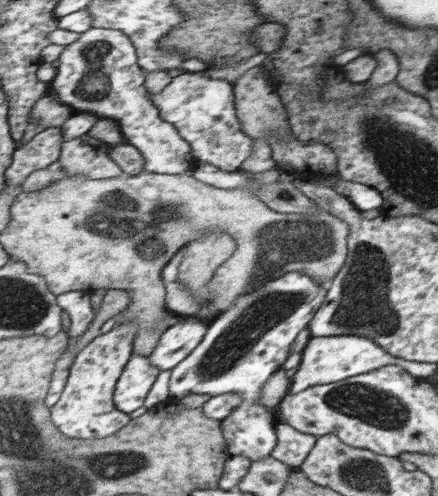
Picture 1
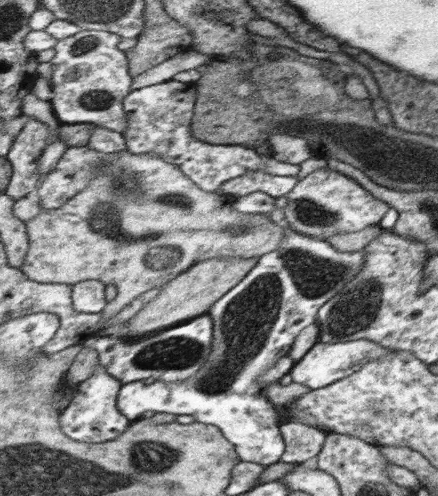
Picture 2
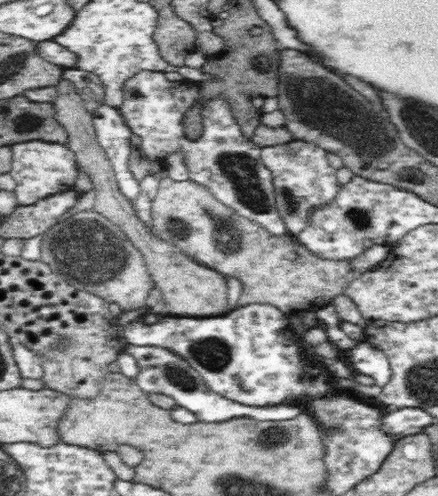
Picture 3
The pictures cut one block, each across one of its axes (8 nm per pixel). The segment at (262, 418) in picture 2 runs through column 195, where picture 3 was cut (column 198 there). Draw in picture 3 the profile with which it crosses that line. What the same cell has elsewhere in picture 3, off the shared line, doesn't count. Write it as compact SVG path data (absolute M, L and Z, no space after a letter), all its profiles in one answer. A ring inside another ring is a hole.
M128 344L126 346L126 354L122 354L118 360L118 366L122 370L124 376L134 378L136 384L144 390L144 392L156 392L156 394L166 394L170 398L176 400L176 406L182 406L190 412L196 414L198 422L204 424L216 424L216 422L226 422L232 418L254 418L254 420L292 420L298 414L306 412L302 406L264 406L264 408L250 408L246 404L228 400L224 396L218 396L216 392L212 392L206 382L202 380L202 376L190 366L188 360L184 360L182 356L178 356L176 352L170 352L168 348L160 348L160 346L136 346L136 344Z

